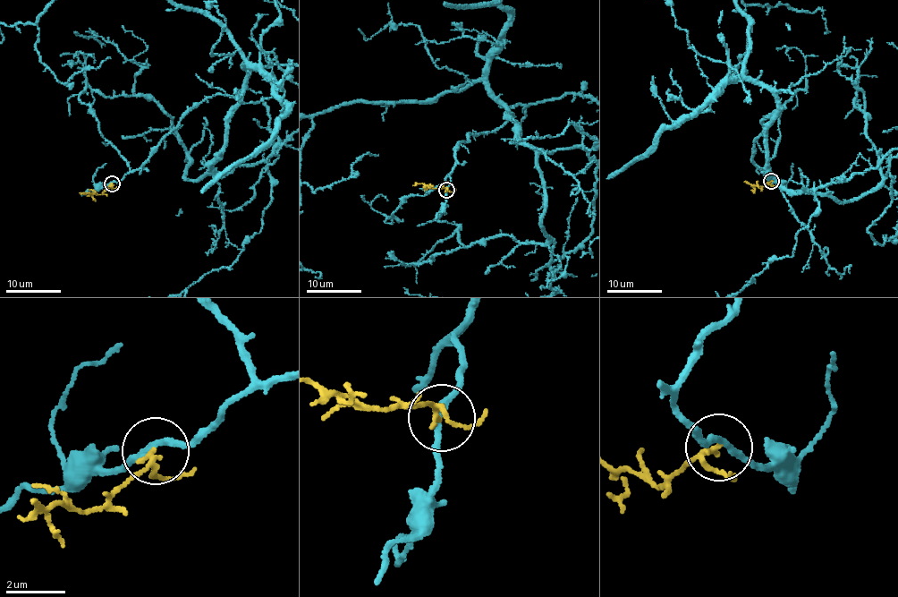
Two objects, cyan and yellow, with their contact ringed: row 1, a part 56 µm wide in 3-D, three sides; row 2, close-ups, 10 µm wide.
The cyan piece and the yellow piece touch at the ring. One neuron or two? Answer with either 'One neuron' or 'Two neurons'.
Two neurons

